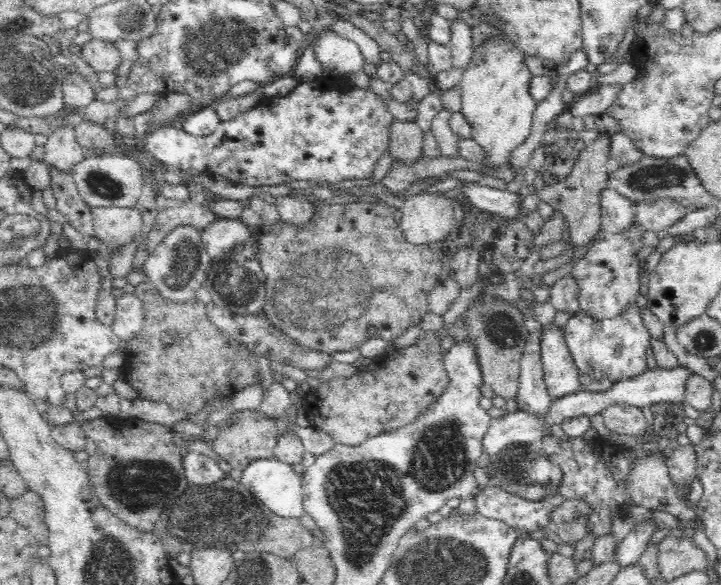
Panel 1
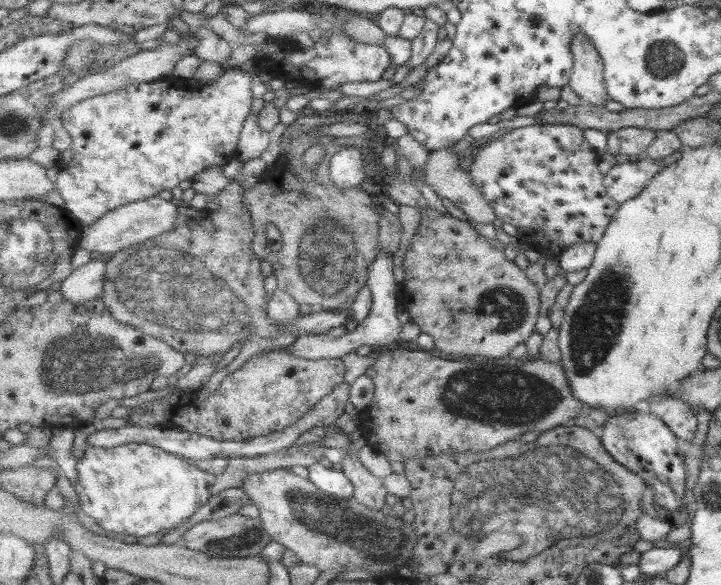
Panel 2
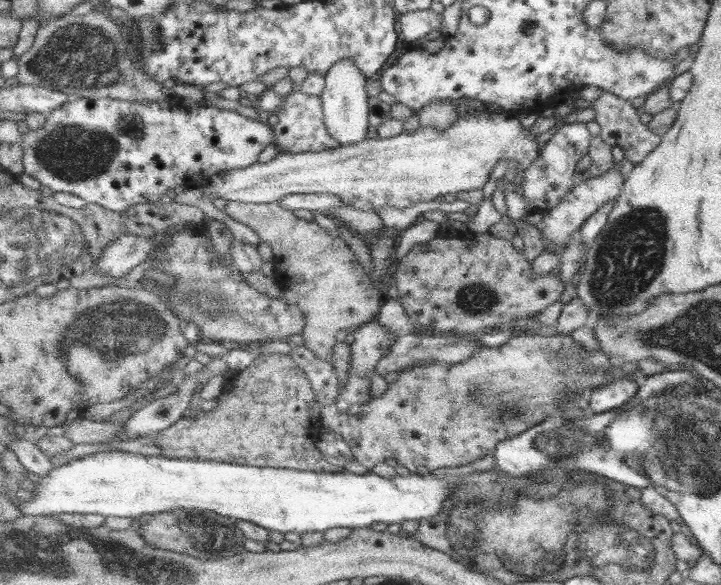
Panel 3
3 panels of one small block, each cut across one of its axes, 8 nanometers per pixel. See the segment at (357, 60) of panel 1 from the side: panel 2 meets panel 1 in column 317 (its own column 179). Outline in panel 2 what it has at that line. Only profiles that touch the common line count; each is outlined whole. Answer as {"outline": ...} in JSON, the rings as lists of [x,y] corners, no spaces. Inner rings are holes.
{"outline":[[[189,33],[186,36],[180,36],[179,43],[176,45],[162,43],[155,49],[139,52],[139,54],[135,54],[131,58],[125,58],[123,62],[119,62],[119,64],[109,68],[109,70],[105,70],[105,72],[89,72],[74,83],[63,87],[63,91],[59,91],[59,94],[55,95],[54,102],[51,103],[46,118],[43,119],[43,127],[39,129],[38,146],[53,148],[52,143],[53,139],[55,139],[55,133],[59,127],[63,126],[62,112],[71,108],[73,104],[77,104],[77,102],[81,102],[86,98],[93,98],[93,96],[101,96],[101,94],[122,89],[131,83],[156,81],[166,75],[171,75],[181,57],[196,54],[197,45],[199,45],[199,38],[195,34]]]}

